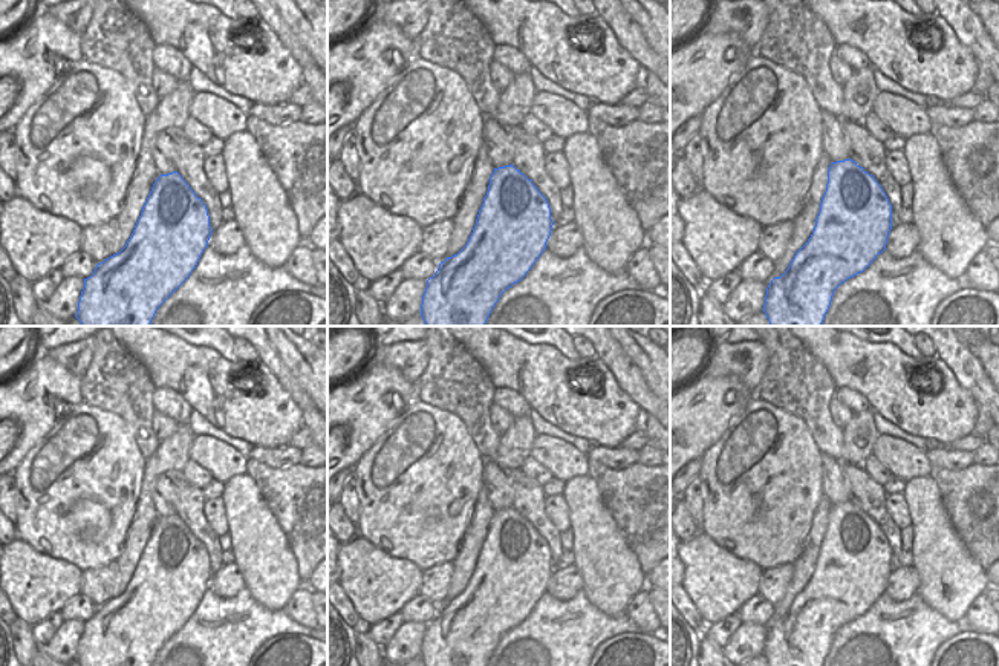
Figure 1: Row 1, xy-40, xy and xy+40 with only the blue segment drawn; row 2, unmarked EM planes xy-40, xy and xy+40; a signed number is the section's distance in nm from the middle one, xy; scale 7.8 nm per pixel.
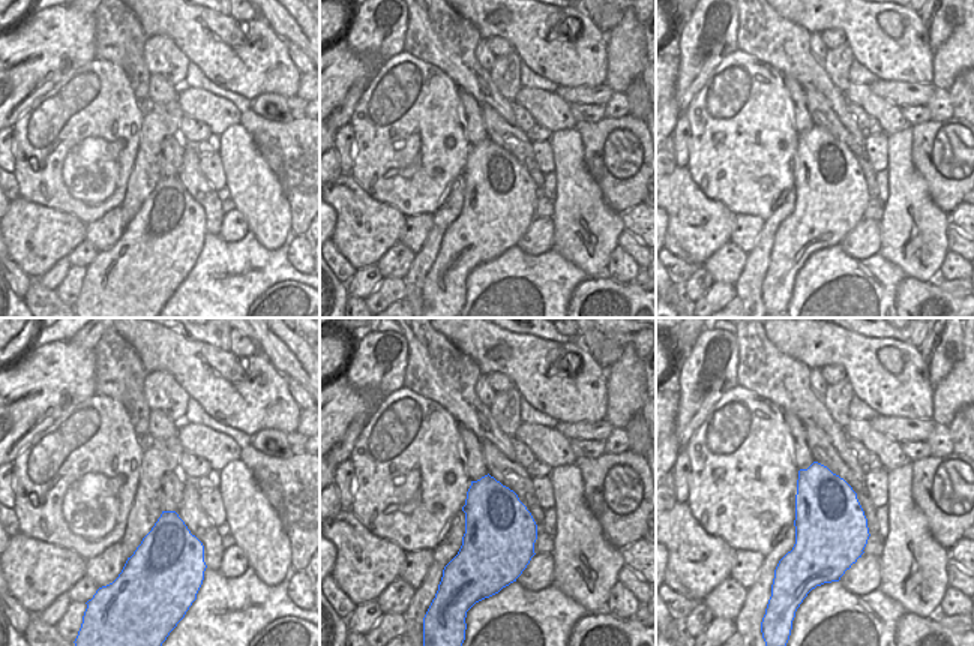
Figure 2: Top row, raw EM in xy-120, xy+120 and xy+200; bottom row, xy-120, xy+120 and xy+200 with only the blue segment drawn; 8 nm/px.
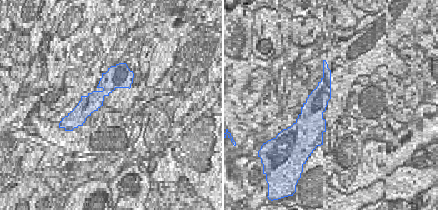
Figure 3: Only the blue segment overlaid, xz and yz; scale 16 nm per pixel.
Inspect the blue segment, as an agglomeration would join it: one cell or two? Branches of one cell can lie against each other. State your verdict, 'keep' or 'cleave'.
cleave

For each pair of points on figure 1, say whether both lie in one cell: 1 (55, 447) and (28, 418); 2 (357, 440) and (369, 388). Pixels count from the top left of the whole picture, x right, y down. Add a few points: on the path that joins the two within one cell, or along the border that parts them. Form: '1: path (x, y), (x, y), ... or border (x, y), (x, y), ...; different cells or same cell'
1: border (69, 409), (20, 461); different cells
2: path (357, 427), (357, 412), (369, 400); same cell

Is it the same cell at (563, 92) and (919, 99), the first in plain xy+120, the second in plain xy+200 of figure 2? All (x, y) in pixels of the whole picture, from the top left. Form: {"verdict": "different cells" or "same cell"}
{"verdict": "different cells"}

